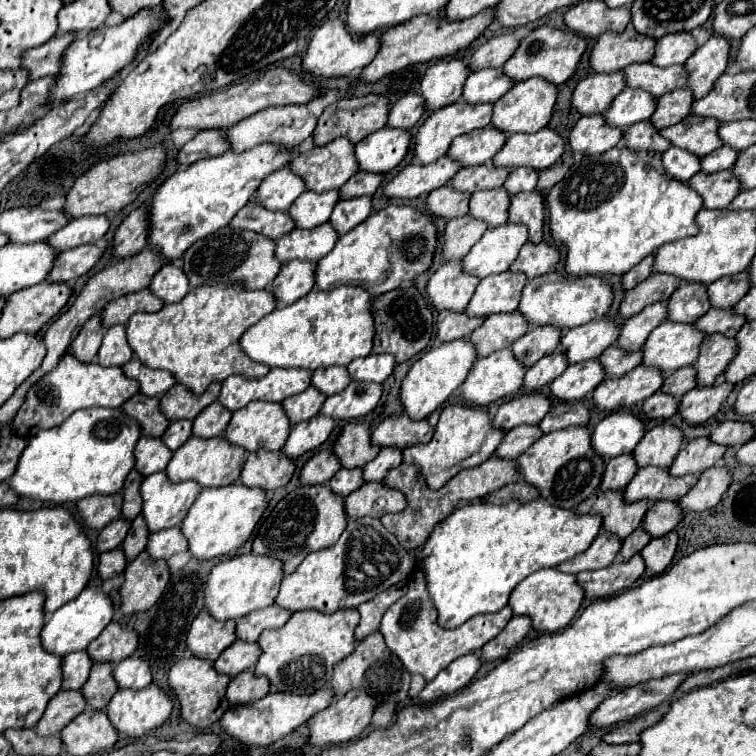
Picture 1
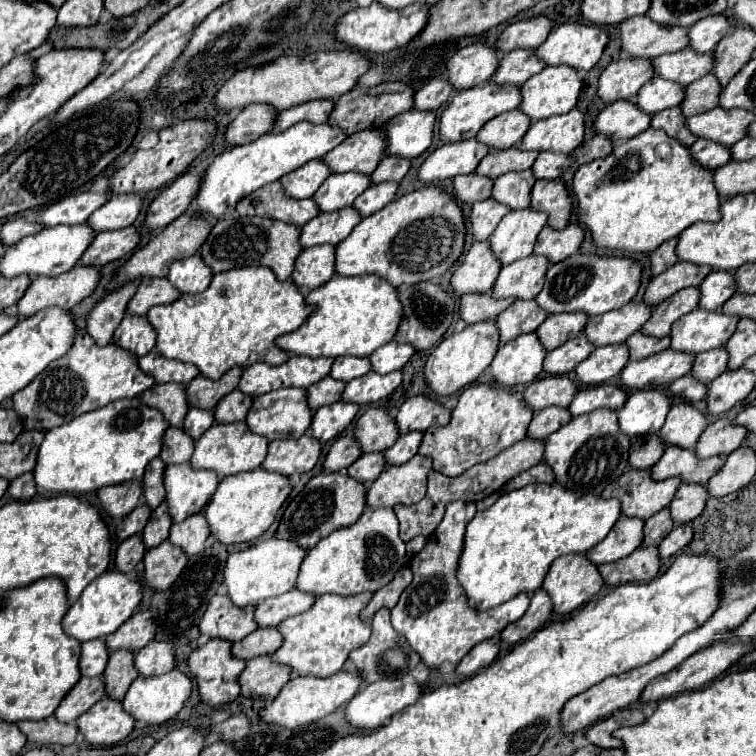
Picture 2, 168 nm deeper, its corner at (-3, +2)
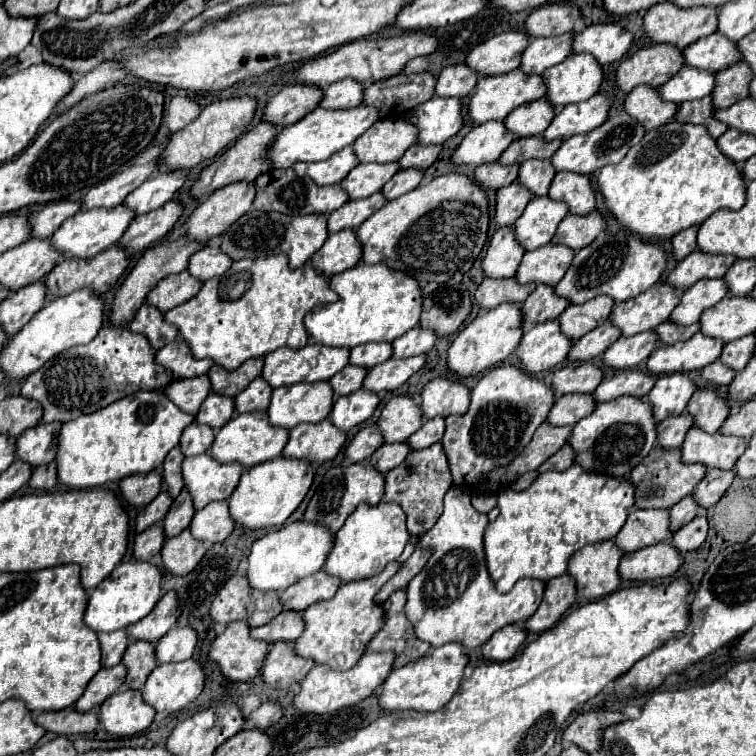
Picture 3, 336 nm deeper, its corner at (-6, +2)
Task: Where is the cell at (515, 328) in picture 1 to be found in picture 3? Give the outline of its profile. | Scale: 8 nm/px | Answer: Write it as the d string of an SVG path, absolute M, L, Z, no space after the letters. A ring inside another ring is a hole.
M537 286L529 294L529 298L521 304L523 326L555 320L567 306L569 306L569 302L565 302L565 298L563 300L557 298L557 294L553 294L551 286Z

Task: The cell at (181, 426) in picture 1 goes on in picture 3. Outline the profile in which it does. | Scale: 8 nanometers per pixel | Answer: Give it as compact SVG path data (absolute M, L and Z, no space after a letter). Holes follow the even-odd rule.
M209 394L205 398L205 402L201 404L195 420L199 424L205 424L205 426L213 428L213 430L219 430L227 420L231 420L233 412L235 412L233 398L225 398L225 396L219 396L219 394Z

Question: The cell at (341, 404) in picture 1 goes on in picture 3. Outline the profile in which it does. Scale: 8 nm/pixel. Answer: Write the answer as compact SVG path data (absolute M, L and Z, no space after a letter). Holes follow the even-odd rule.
M413 356L405 360L387 360L383 364L373 366L363 382L365 390L375 394L379 392L393 392L403 386L425 362L425 356Z

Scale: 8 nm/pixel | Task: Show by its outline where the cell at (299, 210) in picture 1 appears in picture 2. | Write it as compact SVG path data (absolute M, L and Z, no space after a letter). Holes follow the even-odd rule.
M346 172L346 174L332 174L326 178L326 182L318 188L314 194L316 204L322 212L334 212L346 206L352 206L352 202L372 184L372 178L368 174L358 172Z

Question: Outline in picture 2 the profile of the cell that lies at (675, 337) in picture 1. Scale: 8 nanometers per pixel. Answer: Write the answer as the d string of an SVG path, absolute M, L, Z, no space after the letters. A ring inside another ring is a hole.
M696 308L690 314L684 314L672 326L672 344L670 348L680 352L700 354L712 348L720 348L726 344L726 338L734 334L734 326L738 324L738 316L730 316L718 310L702 310Z

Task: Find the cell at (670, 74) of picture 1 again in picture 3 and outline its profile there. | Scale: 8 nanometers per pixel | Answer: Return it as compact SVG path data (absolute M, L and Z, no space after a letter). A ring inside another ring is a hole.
M723 34L705 36L683 50L683 64L697 70L717 72L729 68L741 60L741 54L733 42L727 42Z

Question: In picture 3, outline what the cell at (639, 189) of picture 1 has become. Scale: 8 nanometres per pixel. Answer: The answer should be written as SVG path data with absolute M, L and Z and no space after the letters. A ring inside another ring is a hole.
M667 122L655 130L649 130L643 140L627 152L619 164L603 166L597 174L597 190L605 200L605 208L613 218L631 234L643 240L671 238L677 232L699 226L717 210L739 210L745 204L745 182L739 176L735 162L727 160L713 138L701 130L701 126Z

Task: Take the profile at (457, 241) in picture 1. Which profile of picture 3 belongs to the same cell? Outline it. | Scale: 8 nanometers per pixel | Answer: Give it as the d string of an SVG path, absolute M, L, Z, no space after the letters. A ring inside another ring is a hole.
M517 182L497 190L497 194L495 194L495 224L499 228L513 224L521 216L521 210L525 210L529 200L531 200L531 194Z

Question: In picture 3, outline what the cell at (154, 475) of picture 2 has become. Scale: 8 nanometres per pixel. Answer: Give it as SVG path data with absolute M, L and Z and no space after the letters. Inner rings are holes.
M175 446L163 460L163 470L161 470L161 476L163 476L163 484L165 484L165 490L171 498L175 498L181 488L183 488L183 478L181 478L181 462L183 462L183 454L179 452L179 448Z

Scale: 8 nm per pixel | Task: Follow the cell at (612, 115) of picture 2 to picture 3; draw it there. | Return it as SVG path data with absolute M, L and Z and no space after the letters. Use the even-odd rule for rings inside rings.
M639 86L639 88L631 90L629 96L625 98L623 110L631 118L635 118L641 126L645 126L645 130L653 130L653 128L667 124L673 118L677 106L657 98L655 88Z

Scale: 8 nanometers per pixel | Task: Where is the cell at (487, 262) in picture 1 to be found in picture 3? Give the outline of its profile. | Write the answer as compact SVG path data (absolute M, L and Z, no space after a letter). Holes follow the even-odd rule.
M547 196L531 198L523 214L513 222L515 240L525 250L541 248L551 242L557 230L557 224L565 216L567 216L567 210L563 202L555 202Z

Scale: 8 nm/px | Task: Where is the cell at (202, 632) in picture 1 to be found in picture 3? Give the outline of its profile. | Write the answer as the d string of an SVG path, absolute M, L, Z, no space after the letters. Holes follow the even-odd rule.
M233 576L221 588L211 604L211 618L217 624L231 624L243 620L249 628L263 626L281 612L275 592L249 590L245 576Z

